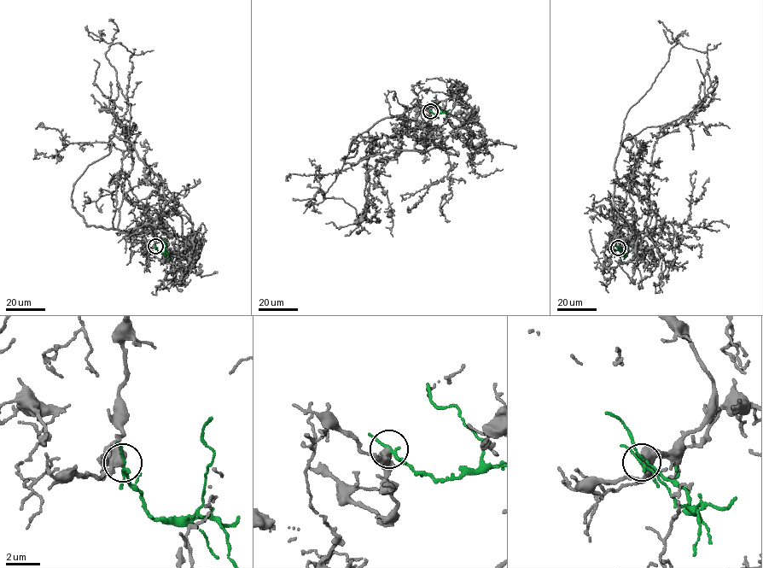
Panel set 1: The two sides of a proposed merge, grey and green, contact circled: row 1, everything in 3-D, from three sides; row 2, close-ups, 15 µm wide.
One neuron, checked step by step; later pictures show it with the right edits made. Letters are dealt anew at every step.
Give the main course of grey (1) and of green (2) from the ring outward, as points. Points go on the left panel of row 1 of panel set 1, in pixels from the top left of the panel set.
1: (155, 246), (163, 181), (127, 139), (131, 107), (106, 52), (117, 43), (131, 55), (154, 49)
2: (155, 246), (157, 251), (162, 253), (165, 241)

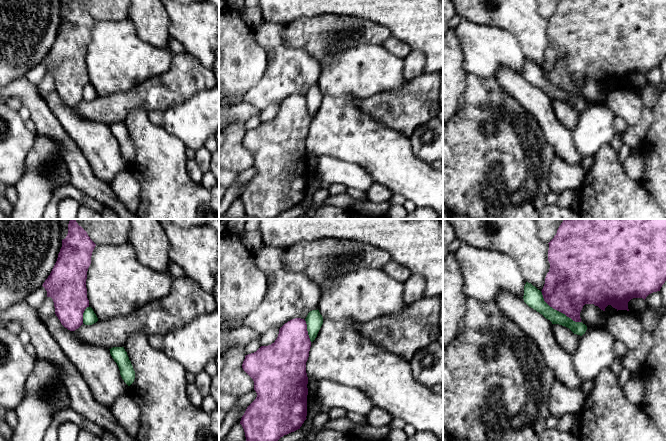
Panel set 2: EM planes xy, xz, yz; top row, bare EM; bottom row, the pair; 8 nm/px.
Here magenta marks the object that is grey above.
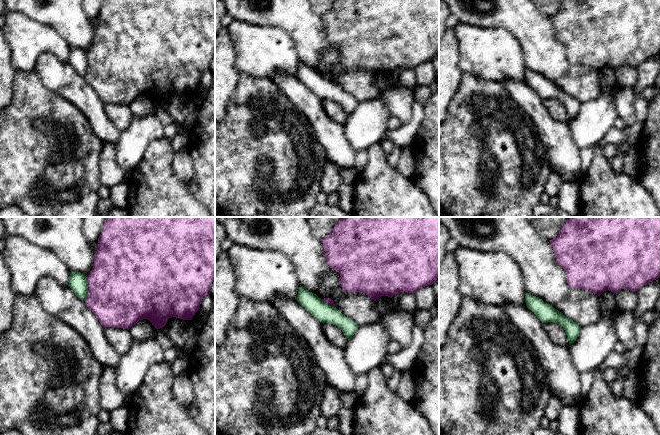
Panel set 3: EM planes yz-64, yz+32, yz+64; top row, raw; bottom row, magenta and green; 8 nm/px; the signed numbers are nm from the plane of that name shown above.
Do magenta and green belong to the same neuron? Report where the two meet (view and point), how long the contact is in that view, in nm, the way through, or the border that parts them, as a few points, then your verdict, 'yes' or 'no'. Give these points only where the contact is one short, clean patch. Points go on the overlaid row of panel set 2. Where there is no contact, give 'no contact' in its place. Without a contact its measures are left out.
yz (558, 310) | 420 nm | along yz (540, 291), (543, 299), (550, 306), (573, 320), (580, 322) | no

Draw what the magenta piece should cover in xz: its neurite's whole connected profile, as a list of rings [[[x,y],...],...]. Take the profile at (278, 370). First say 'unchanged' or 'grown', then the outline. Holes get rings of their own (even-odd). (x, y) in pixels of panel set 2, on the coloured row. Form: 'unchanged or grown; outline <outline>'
unchanged; outline [[[295,318],[279,329],[274,343],[261,346],[256,352],[245,356],[242,368],[253,379],[257,393],[240,421],[246,441],[278,441],[284,435],[300,429],[307,419],[306,362],[310,347],[306,321]]]

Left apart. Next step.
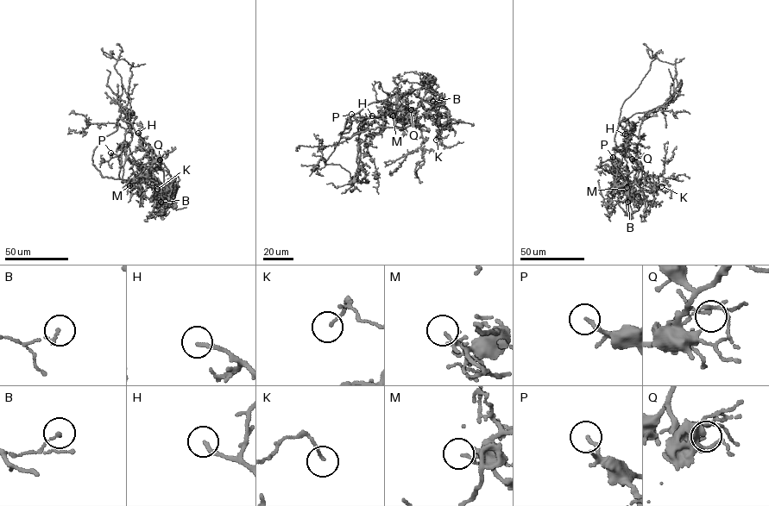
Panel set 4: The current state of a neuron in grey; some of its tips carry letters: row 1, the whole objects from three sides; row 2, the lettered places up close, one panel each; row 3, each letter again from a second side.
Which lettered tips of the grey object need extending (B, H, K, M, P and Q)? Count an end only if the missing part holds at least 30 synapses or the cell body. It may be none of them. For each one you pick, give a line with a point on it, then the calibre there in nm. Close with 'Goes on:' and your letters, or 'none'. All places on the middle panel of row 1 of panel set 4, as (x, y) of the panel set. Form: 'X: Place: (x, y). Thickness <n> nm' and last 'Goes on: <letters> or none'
H: Place: (372, 115). Thickness 190 nm
Goes on: H

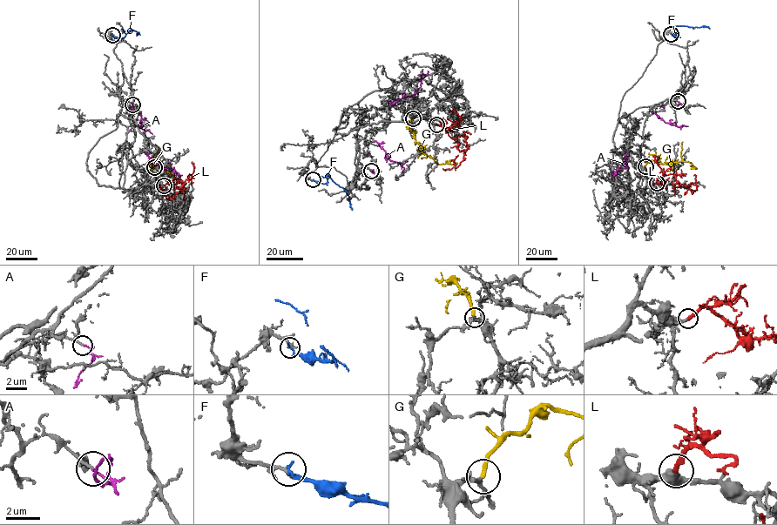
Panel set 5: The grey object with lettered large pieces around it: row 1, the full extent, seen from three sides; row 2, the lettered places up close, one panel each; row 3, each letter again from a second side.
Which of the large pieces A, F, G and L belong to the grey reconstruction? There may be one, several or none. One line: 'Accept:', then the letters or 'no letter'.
Accept: G, L

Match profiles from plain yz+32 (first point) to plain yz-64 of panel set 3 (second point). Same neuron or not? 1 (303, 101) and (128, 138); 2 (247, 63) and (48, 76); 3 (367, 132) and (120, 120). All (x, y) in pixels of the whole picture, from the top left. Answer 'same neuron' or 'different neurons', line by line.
1: different neurons
2: different neurons
3: different neurons

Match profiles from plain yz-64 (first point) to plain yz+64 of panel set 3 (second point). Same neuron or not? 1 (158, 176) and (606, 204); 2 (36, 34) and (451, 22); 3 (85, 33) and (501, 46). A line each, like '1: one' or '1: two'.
1: one
2: two
3: two

